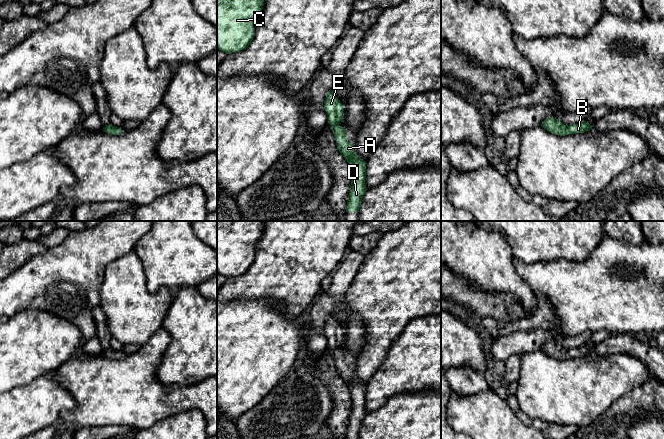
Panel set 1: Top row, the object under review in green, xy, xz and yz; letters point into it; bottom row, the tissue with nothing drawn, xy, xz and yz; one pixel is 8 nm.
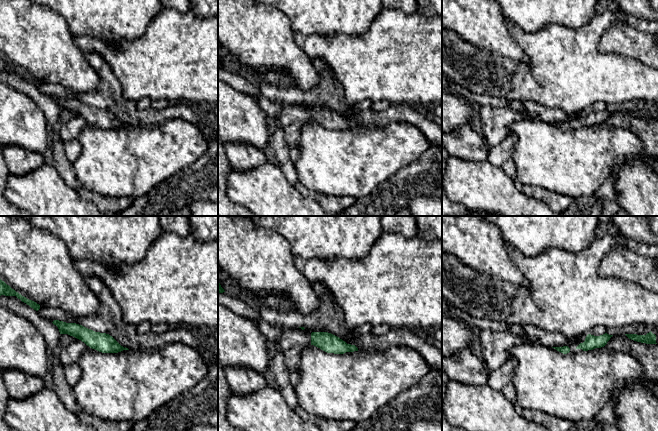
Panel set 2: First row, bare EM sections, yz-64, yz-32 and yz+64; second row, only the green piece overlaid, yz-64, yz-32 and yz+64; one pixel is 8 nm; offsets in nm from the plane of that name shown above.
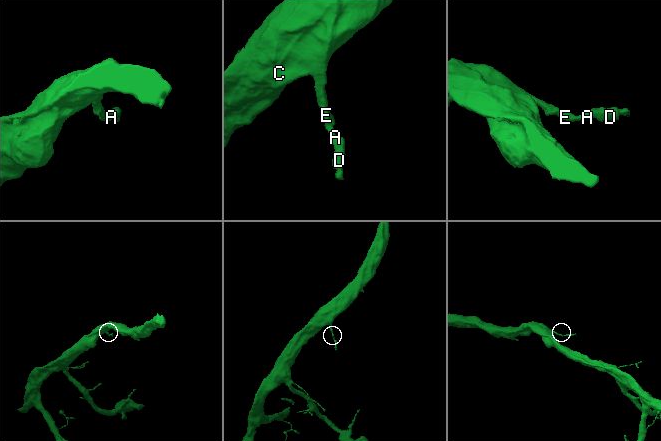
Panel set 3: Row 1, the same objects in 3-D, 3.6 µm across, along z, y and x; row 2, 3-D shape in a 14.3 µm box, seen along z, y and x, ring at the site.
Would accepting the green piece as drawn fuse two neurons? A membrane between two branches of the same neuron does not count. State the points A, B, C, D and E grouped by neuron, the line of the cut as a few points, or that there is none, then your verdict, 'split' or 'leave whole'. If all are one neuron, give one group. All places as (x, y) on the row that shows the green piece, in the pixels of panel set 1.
A B C D E | no cut | leave whole

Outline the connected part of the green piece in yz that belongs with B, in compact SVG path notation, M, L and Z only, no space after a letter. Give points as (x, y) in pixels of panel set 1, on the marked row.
M547 117L543 121L541 126L548 132L560 136L566 136L568 134L584 133L592 128L592 126L586 121L582 121L578 124L573 124L568 126L554 117Z

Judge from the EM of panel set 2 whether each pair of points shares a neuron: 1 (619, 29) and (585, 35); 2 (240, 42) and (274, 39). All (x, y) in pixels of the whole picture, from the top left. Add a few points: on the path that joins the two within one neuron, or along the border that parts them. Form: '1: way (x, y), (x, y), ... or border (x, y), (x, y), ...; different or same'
1: border (623, 21), (603, 32), (600, 53); different
2: way (248, 39), (266, 39); same

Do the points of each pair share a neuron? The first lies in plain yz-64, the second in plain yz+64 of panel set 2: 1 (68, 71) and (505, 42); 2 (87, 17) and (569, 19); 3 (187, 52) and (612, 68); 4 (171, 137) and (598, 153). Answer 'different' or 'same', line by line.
1: same
2: same
3: same
4: same

